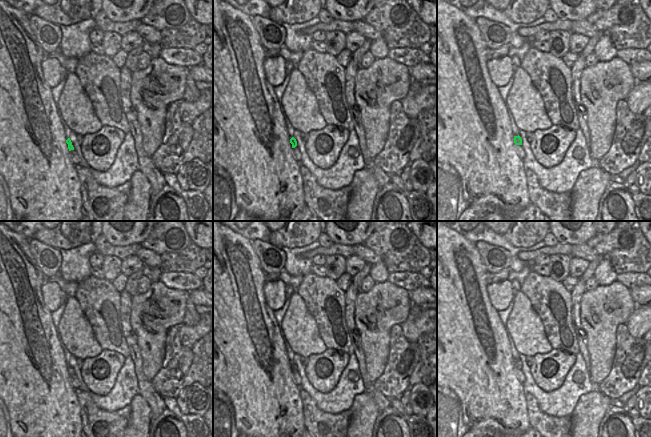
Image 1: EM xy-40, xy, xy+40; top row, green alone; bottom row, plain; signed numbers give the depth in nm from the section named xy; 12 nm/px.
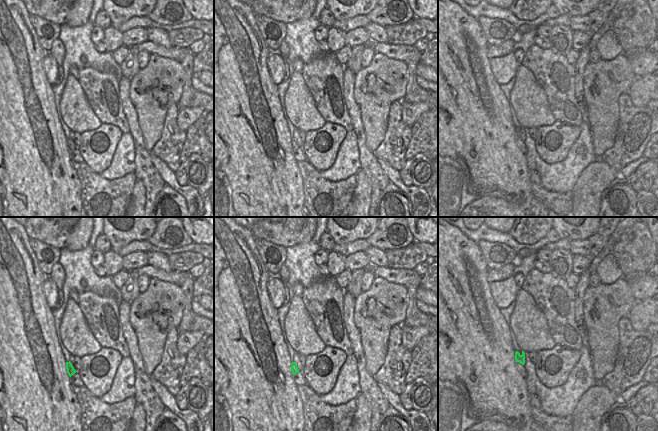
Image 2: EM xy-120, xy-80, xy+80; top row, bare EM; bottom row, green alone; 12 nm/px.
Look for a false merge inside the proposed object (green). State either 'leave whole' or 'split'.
leave whole

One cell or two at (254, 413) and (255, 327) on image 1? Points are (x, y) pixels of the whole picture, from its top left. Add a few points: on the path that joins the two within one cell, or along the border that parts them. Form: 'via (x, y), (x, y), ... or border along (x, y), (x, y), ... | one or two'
via (255, 392), (255, 348) | one

